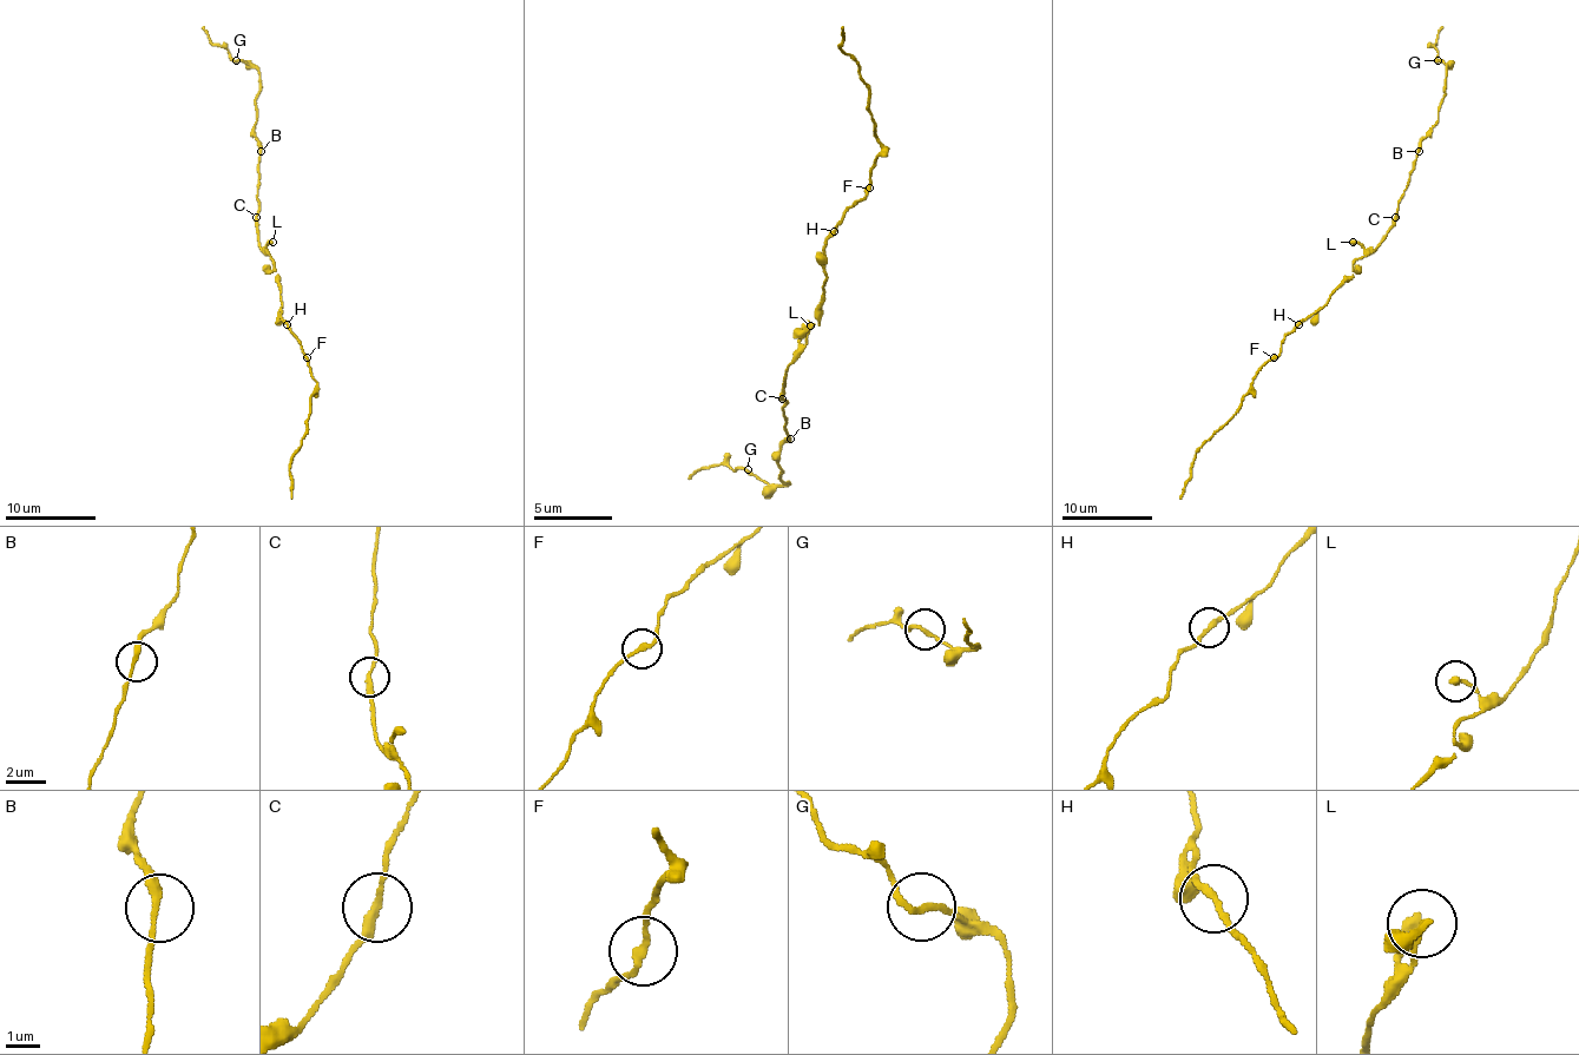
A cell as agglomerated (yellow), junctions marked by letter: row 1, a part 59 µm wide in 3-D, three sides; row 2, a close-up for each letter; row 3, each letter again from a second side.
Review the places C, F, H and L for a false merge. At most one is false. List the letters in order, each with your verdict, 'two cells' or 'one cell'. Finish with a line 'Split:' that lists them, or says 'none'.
C: two cells
F: one cell
H: one cell
L: one cell
Split: C

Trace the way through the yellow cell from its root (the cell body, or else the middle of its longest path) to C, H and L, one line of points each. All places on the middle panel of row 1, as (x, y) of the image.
C: (814, 325), (806, 337), (806, 349), (787, 368), (783, 400)
H: (814, 325), (817, 325), (817, 305), (826, 278), (826, 239), (834, 231)
L: (814, 325), (802, 344), (798, 341), (810, 325)

